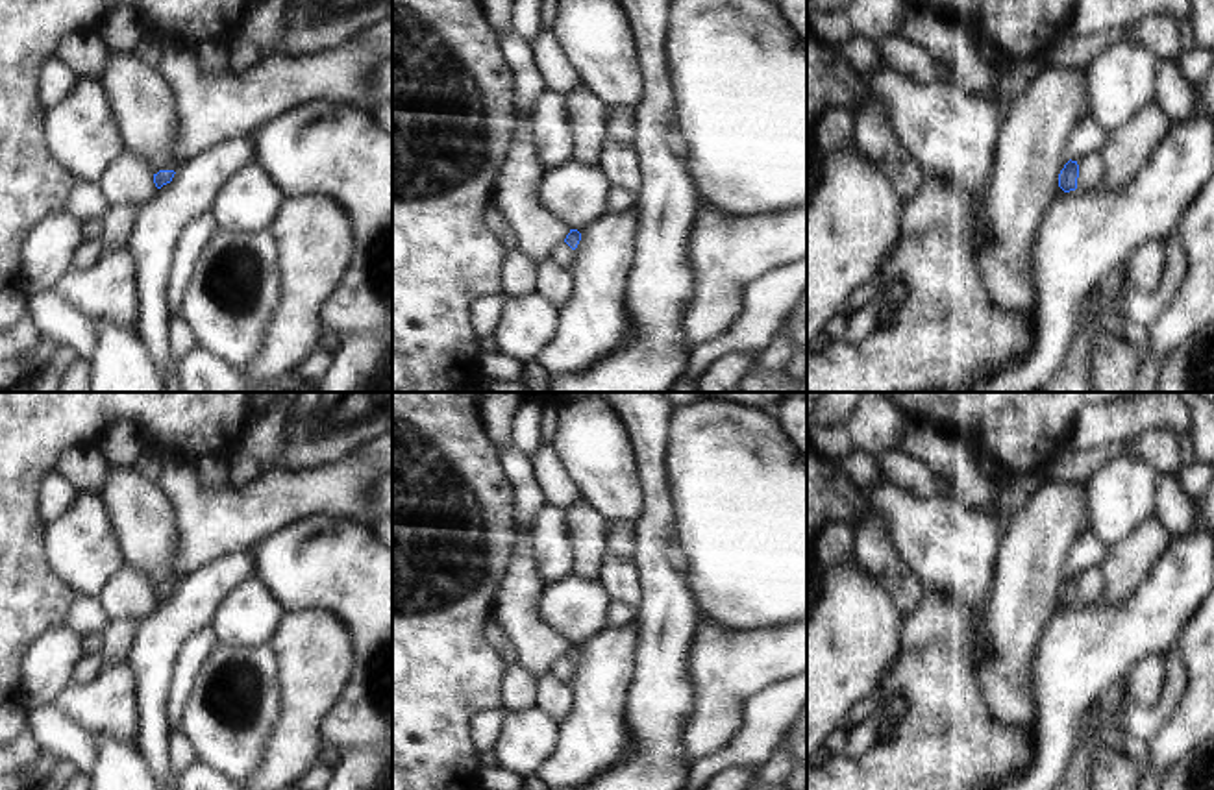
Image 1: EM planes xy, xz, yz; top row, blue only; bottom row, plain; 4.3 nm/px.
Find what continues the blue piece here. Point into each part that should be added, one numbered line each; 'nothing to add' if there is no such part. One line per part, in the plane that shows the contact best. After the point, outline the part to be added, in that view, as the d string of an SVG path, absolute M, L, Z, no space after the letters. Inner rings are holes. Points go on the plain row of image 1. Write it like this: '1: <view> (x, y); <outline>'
nothing to add

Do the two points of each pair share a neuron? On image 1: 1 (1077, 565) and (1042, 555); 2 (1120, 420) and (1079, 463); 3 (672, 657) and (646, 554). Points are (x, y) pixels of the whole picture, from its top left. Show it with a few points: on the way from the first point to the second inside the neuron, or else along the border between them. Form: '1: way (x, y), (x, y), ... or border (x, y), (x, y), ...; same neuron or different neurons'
1: border (1087, 528), (1079, 533), (1068, 554), (1068, 572); different neurons
2: border (1127, 437), (1081, 452), (1068, 448); different neurons
3: way (667, 631), (667, 598), (659, 580); same neuron

